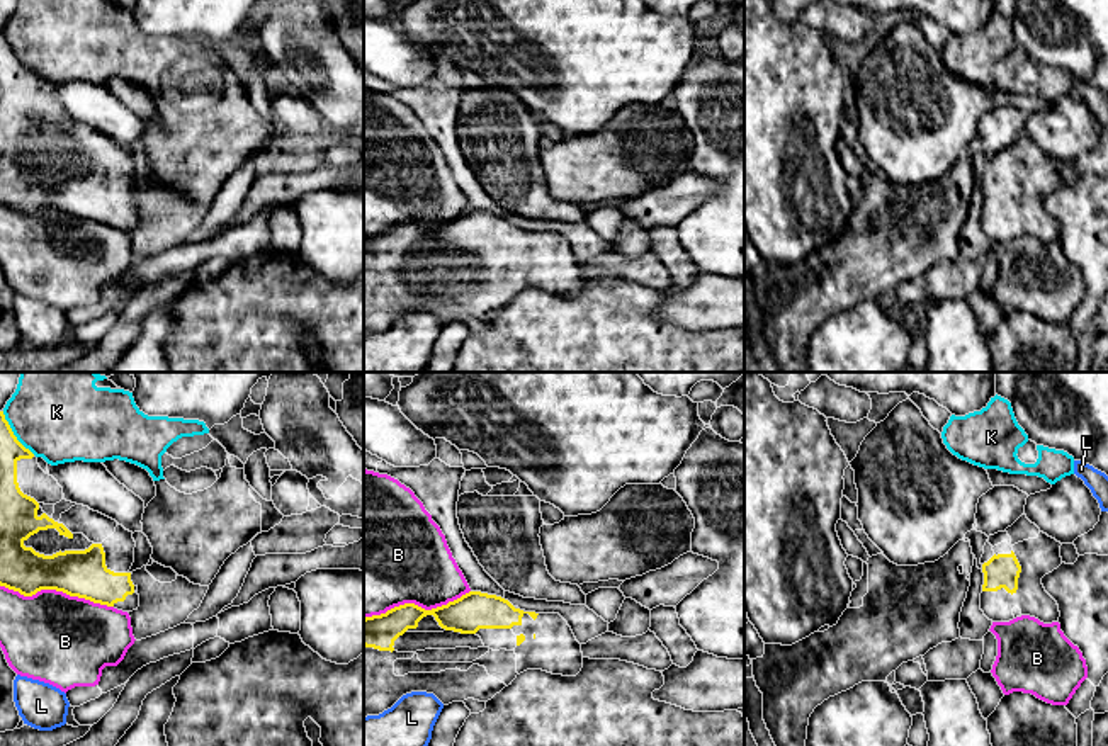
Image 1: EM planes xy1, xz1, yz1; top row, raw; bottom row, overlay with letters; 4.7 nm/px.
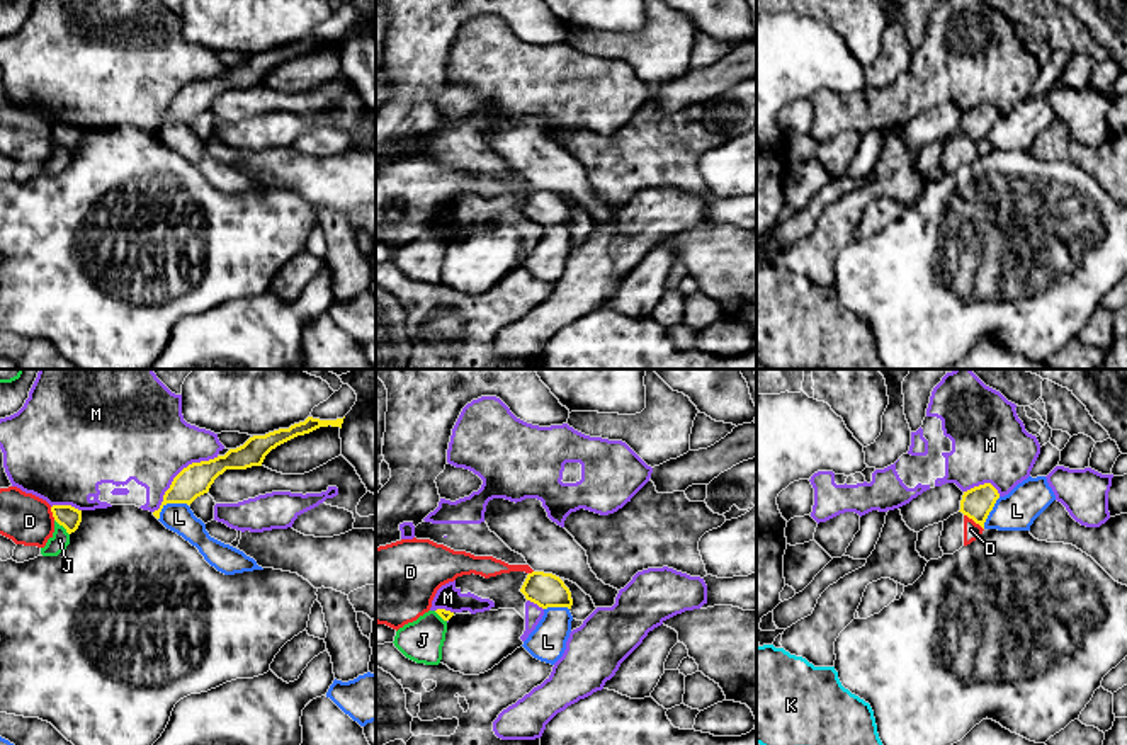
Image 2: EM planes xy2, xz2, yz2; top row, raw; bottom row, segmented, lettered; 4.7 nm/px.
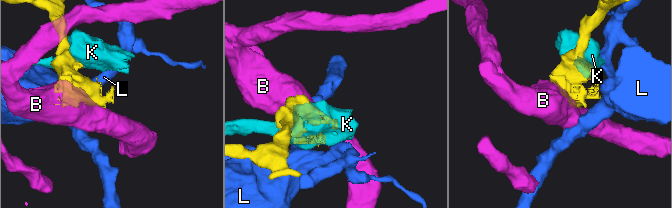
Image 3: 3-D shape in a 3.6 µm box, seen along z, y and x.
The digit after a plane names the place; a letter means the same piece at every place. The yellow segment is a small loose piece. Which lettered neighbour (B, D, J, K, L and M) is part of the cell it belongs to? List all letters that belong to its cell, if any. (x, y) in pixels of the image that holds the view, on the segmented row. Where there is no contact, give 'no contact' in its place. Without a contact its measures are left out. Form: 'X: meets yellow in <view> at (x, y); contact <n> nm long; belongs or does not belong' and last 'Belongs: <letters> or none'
B: meets yellow in xy1 at (56, 590); contact 550 nm long; does not belong
D: meets yellow in yz2 at (974, 521); contact 120 nm long; does not belong
J: meets yellow in xy2 at (63, 526); contact 100 nm long; does not belong
K: meets yellow in xy1 at (12, 434); contact 260 nm long; does not belong
L: meets yellow in xy2 at (169, 502); contact 160 nm long; does not belong
M: meets yellow in xy2 at (179, 473); contact 420 nm long; does not belong
Belongs: none

